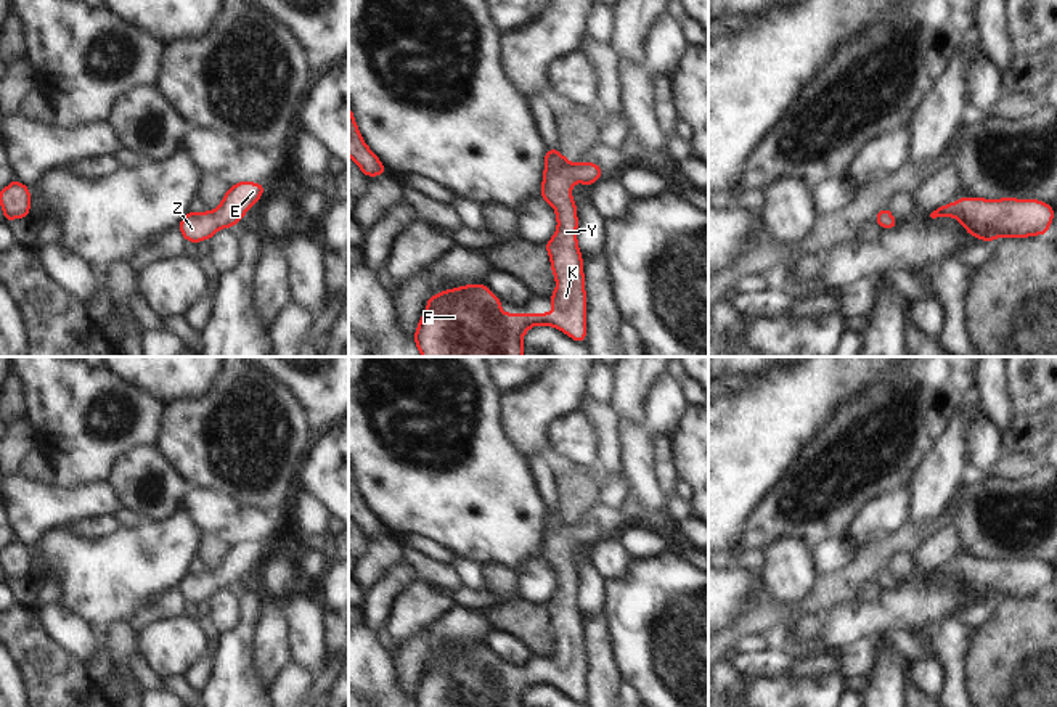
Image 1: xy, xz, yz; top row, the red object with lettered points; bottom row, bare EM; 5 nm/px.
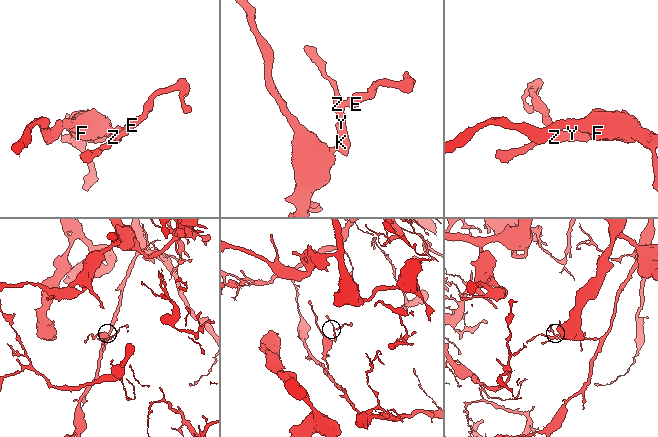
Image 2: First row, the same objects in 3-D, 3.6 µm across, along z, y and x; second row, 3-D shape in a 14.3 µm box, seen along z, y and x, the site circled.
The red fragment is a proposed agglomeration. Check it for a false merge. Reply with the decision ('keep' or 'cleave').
keep

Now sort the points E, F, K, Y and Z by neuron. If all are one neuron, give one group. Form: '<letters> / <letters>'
E F K Y Z

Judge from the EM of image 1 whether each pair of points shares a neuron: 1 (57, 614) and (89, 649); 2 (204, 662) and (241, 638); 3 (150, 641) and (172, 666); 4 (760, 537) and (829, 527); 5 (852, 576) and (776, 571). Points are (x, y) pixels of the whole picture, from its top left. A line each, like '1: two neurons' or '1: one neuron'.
1: one neuron
2: two neurons
3: one neuron
4: one neuron
5: two neurons

